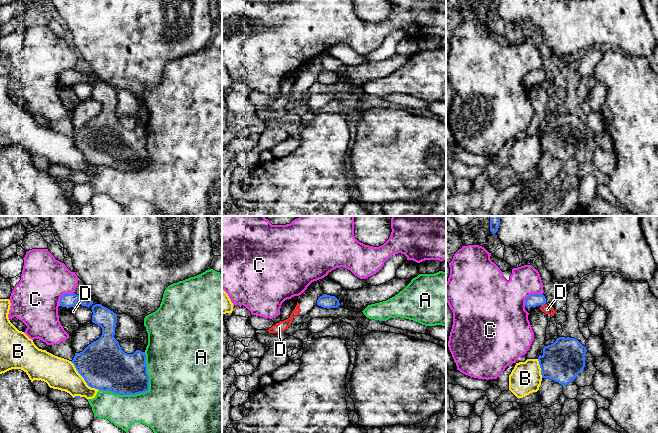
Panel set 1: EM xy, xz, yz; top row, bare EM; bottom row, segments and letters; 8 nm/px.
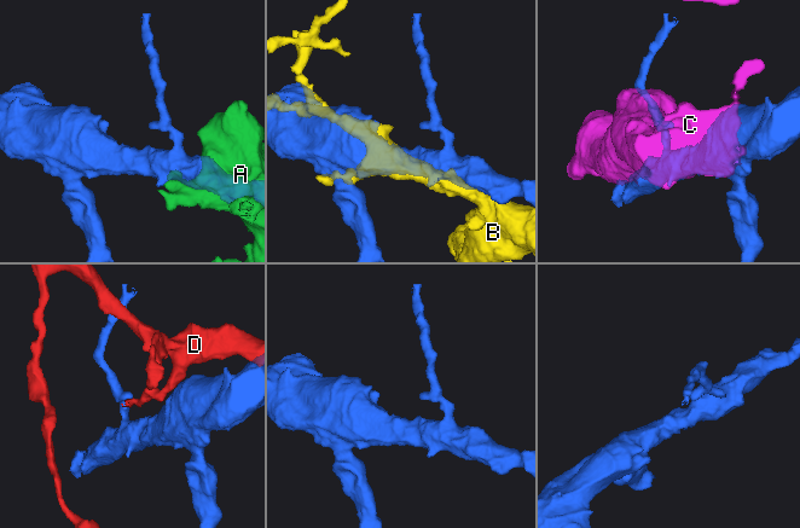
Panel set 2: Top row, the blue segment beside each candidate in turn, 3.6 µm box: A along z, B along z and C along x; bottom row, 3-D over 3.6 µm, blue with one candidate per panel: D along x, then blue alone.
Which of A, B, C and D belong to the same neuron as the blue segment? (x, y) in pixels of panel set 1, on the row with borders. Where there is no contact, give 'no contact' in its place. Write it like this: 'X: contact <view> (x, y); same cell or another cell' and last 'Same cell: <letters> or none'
A: contact xy (142, 392); another cell
B: contact xy (83, 377); another cell
C: contact yz (531, 294); another cell
D: contact yz (543, 304); another cell
Same cell: none

